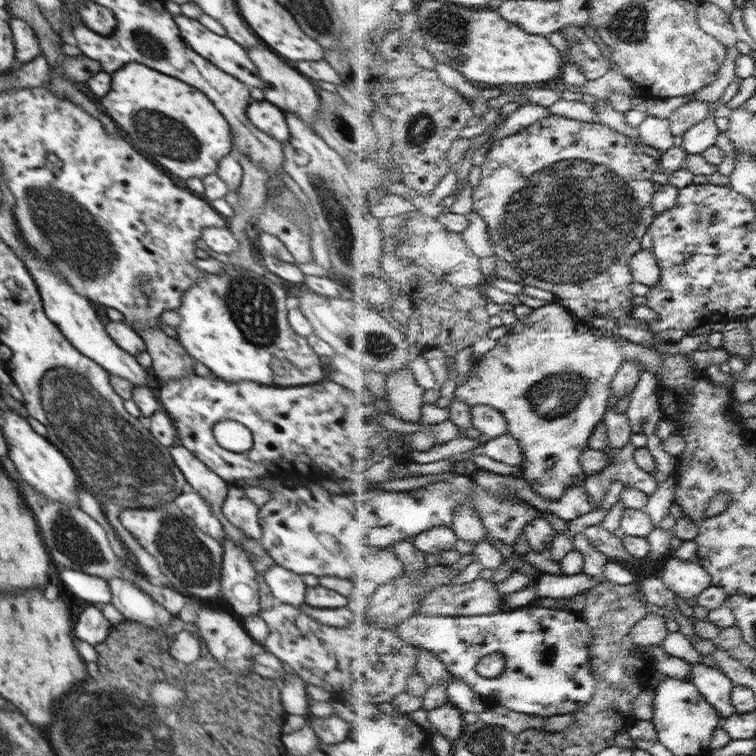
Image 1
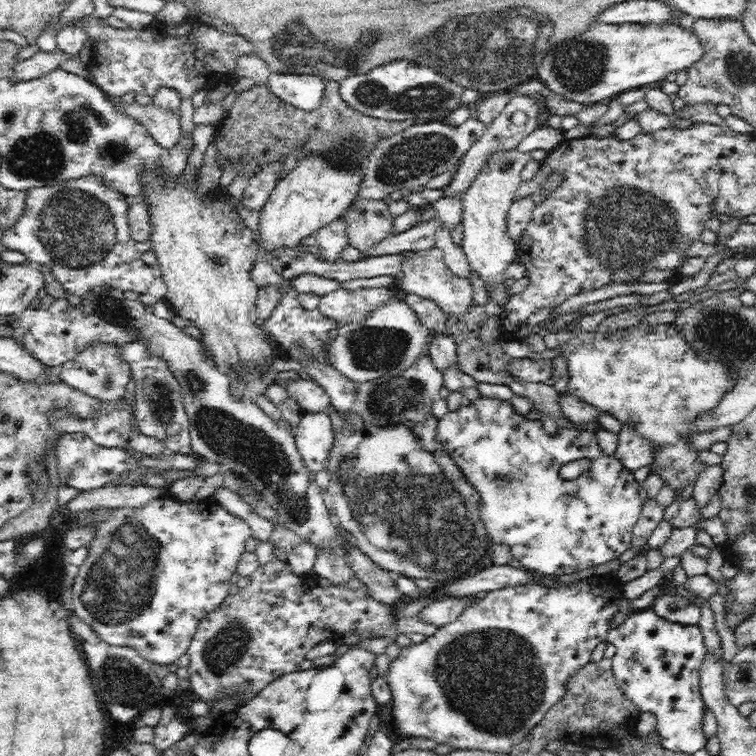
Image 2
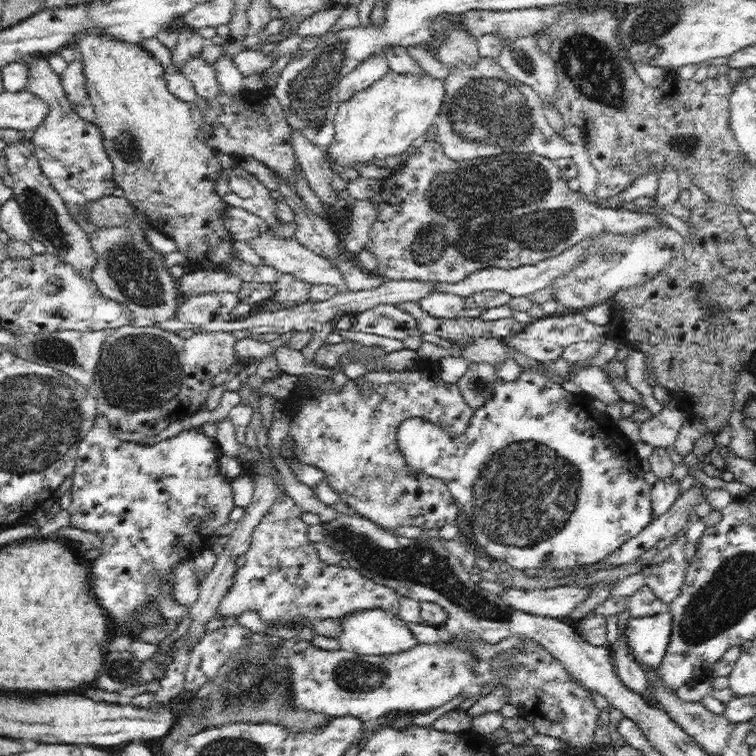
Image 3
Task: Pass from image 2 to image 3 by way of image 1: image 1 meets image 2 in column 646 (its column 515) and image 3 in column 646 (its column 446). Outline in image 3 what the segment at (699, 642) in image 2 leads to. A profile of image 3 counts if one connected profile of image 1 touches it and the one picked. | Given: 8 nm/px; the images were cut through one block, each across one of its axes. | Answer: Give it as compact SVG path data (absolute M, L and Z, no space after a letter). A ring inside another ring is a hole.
M665 609L652 616L629 620L627 642L641 664L660 666L670 640L671 626L672 615Z

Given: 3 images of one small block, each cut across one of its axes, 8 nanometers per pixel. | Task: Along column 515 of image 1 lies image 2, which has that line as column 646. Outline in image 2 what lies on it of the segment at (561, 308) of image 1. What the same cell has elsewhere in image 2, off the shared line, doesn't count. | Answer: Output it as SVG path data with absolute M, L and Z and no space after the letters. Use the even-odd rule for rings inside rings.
M640 323L636 328L620 329L610 336L606 336L604 326L598 332L592 330L586 333L578 331L577 326L573 331L548 334L546 345L548 349L562 346L561 354L566 358L570 376L567 392L599 408L602 412L609 412L620 422L632 423L638 431L642 431L646 437L659 444L660 456L651 469L662 479L668 480L674 489L682 490L686 486L695 484L704 464L697 462L698 453L688 451L688 437L696 430L693 430L687 422L703 410L714 408L722 394L733 385L725 378L721 366L698 359L683 339L675 333L673 324L646 326L646 323Z

